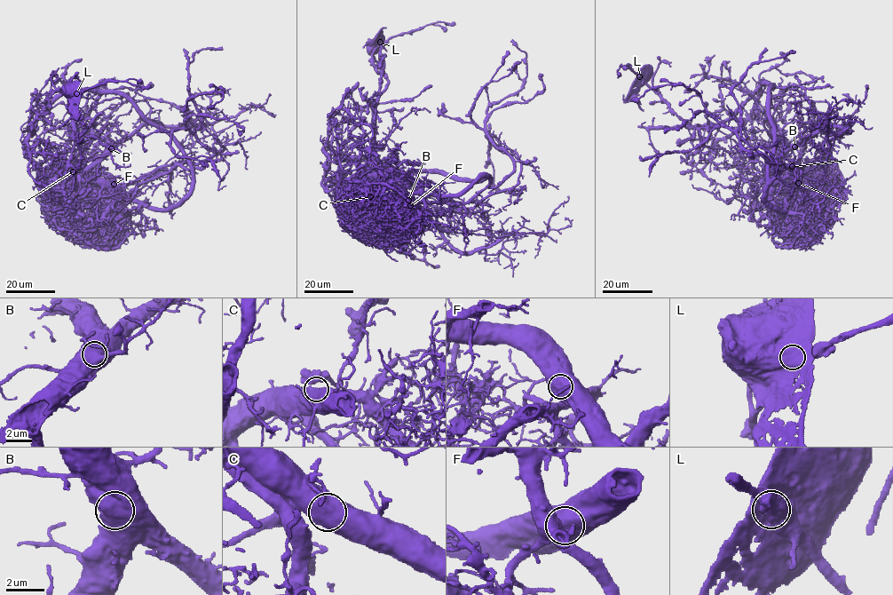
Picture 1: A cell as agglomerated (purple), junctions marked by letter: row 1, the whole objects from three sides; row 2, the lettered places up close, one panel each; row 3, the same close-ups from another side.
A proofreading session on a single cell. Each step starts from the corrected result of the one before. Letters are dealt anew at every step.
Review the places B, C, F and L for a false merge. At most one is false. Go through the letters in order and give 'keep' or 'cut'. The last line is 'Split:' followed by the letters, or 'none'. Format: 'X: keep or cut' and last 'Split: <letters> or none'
B: keep
C: keep
F: keep
L: cut
Split: L

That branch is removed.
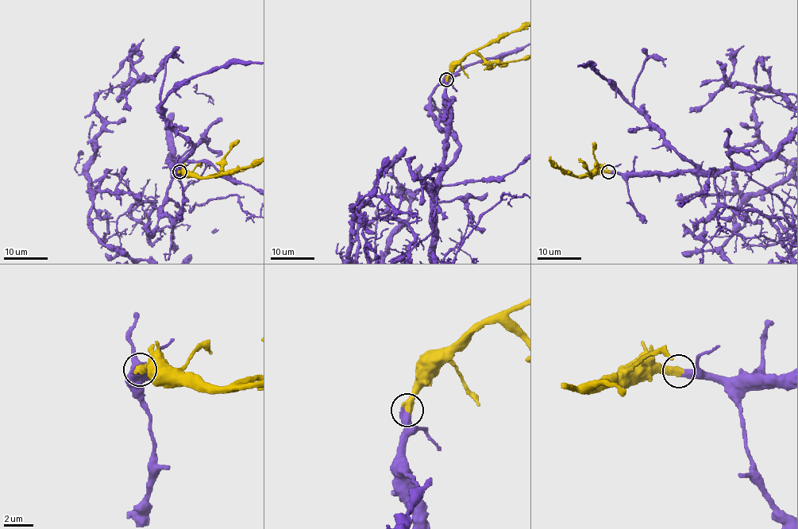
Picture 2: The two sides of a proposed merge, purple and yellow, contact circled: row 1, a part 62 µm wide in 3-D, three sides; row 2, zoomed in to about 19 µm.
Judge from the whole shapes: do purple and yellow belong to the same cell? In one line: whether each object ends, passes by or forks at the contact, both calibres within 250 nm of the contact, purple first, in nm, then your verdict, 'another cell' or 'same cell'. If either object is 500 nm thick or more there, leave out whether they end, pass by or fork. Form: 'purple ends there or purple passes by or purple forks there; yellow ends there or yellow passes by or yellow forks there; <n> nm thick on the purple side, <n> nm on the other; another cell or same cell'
480 nm thick on the purple side, 600 nm on the other; same cell

